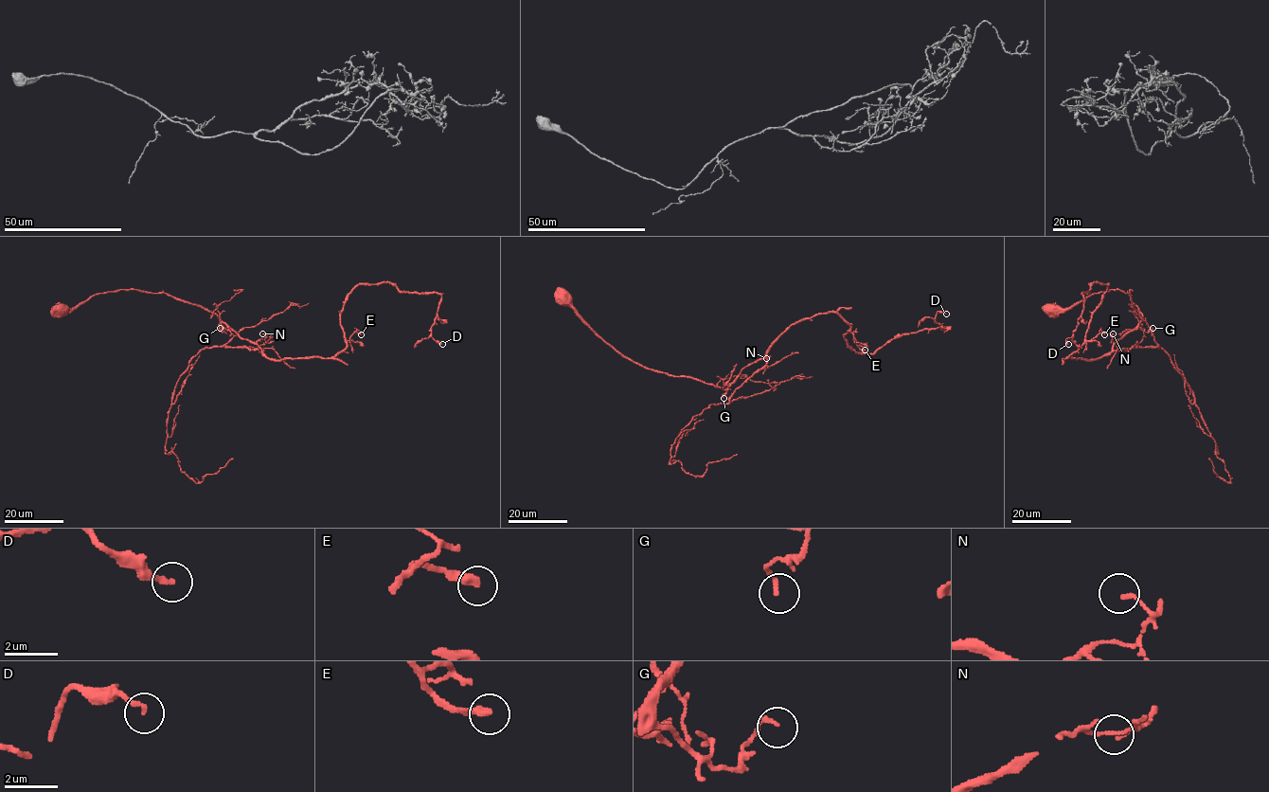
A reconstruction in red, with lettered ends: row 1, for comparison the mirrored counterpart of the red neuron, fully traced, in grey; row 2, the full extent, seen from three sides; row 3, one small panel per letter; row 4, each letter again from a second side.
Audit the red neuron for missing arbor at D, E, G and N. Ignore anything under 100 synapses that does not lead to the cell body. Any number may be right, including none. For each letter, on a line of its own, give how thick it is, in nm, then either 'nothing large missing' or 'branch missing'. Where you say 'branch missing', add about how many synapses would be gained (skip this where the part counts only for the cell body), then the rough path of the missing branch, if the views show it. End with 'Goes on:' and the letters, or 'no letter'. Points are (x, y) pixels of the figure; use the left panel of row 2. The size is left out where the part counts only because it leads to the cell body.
D: 190 nm thick; nothing large missing
E: 320 nm thick; nothing large missing
G: 130 nm thick; nothing large missing
N: 130 nm thick; nothing large missing
Goes on: no letter

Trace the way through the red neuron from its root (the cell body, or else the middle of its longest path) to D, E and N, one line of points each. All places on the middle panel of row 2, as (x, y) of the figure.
D: (563, 297), (634, 362), (721, 387), (819, 314), (872, 353), (945, 329), (946, 314)
E: (563, 297), (600, 336), (634, 362), (721, 387), (765, 357), (792, 325), (819, 314), (836, 312), (865, 350)
N: (563, 297), (562, 302), (622, 354), (671, 375), (724, 387), (744, 368), (766, 358)

